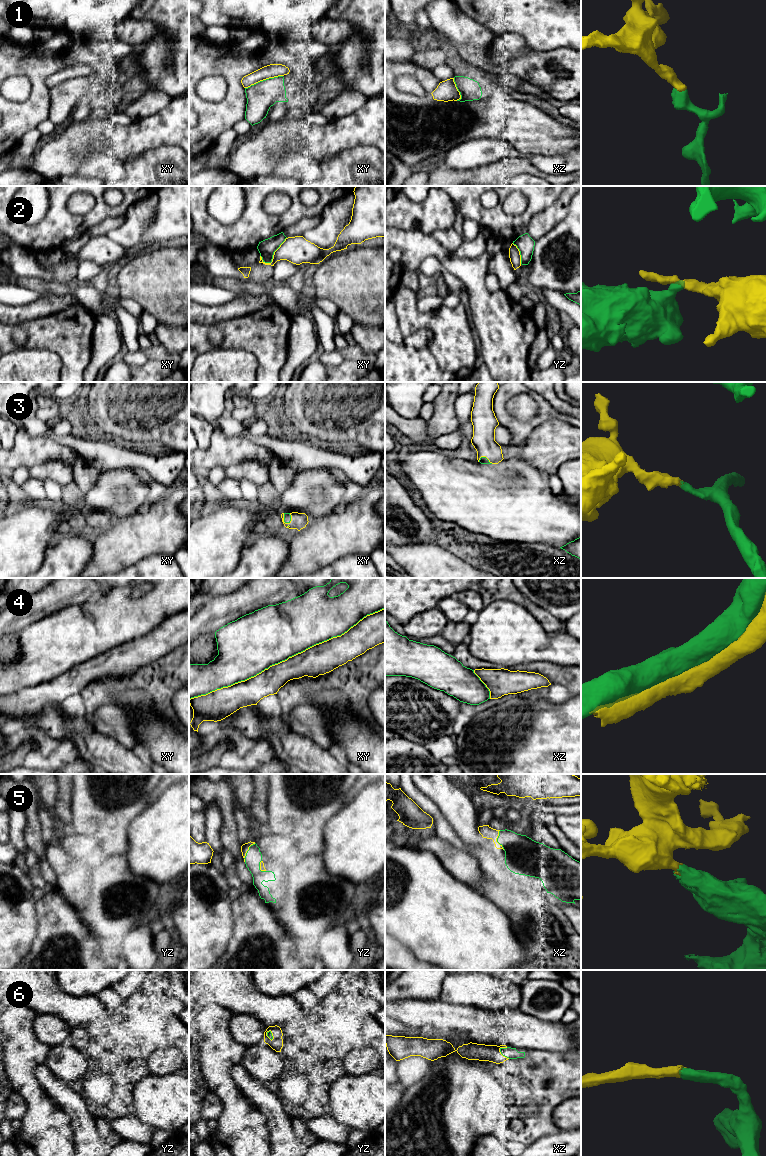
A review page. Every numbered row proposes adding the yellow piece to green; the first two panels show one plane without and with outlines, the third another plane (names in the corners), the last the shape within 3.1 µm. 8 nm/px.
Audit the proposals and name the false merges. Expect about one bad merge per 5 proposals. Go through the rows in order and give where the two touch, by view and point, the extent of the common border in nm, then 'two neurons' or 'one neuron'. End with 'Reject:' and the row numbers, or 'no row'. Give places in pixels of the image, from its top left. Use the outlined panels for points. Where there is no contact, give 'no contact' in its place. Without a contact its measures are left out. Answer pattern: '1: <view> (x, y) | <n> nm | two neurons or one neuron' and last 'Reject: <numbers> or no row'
1: xy (263, 80) | 320 nm | two neurons
2: xy (273, 253) | 280 nm | two neurons
3: xy (284, 520) | 100 nm | one neuron
4: xy (286, 659) | 1750 nm | one neuron
5: xz (497, 840) | 170 nm | one neuron
6: xz (502, 1054) | 120 nm | one neuron
Reject: 1, 2

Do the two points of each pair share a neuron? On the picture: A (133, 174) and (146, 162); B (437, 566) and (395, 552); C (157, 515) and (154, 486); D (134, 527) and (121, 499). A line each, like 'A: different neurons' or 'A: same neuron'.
A: same neuron
B: same neuron
C: different neurons
D: different neurons

